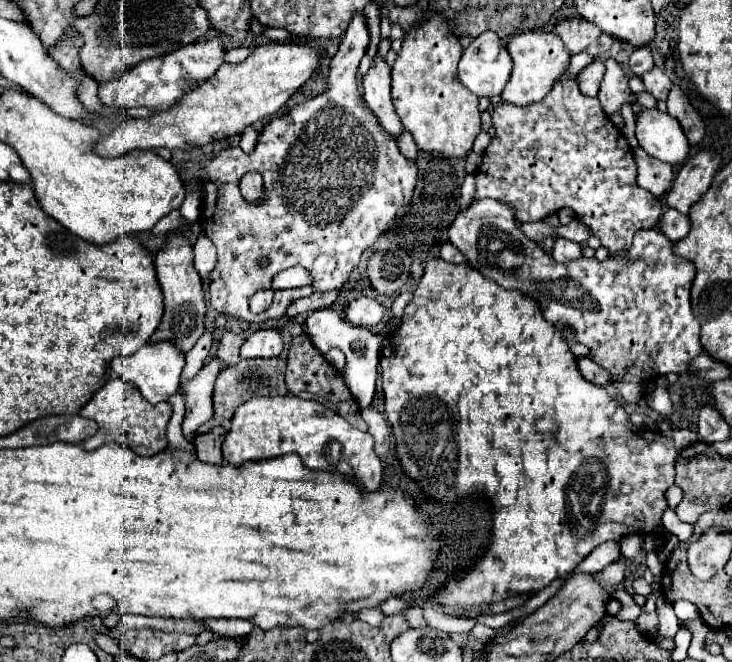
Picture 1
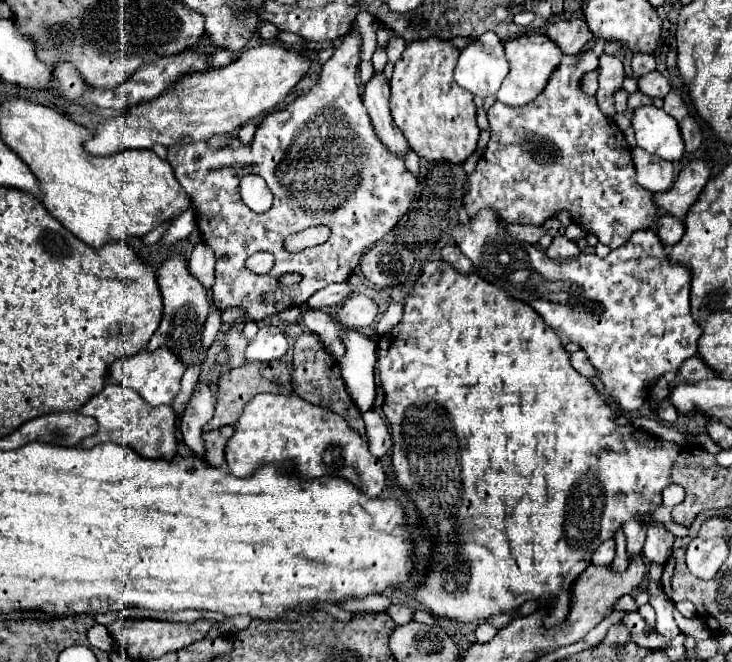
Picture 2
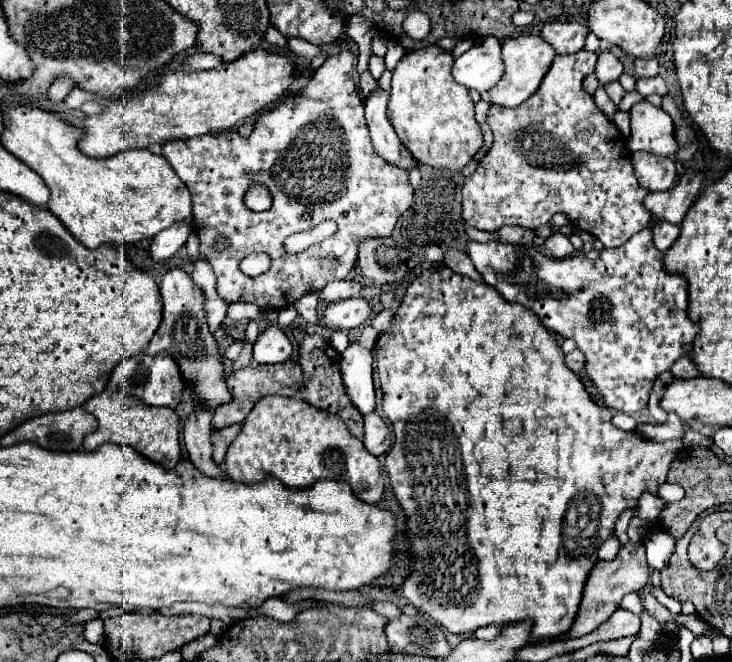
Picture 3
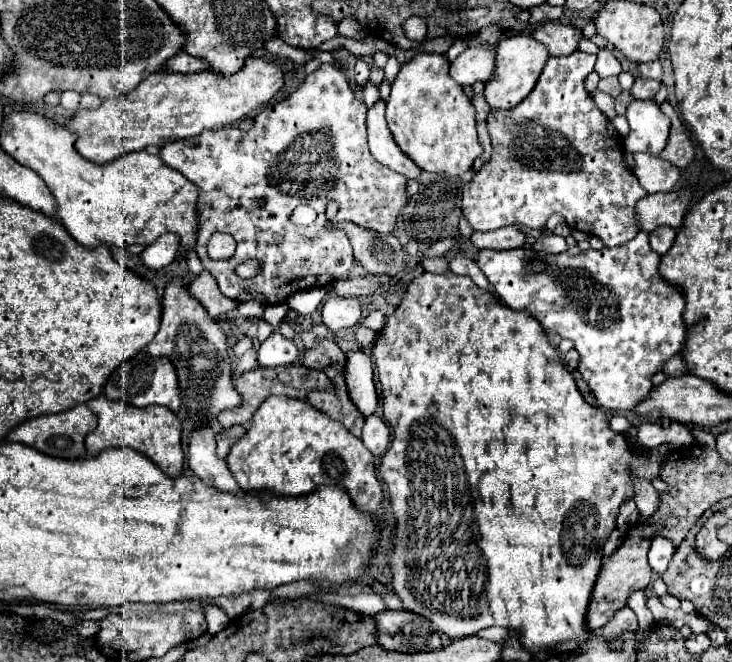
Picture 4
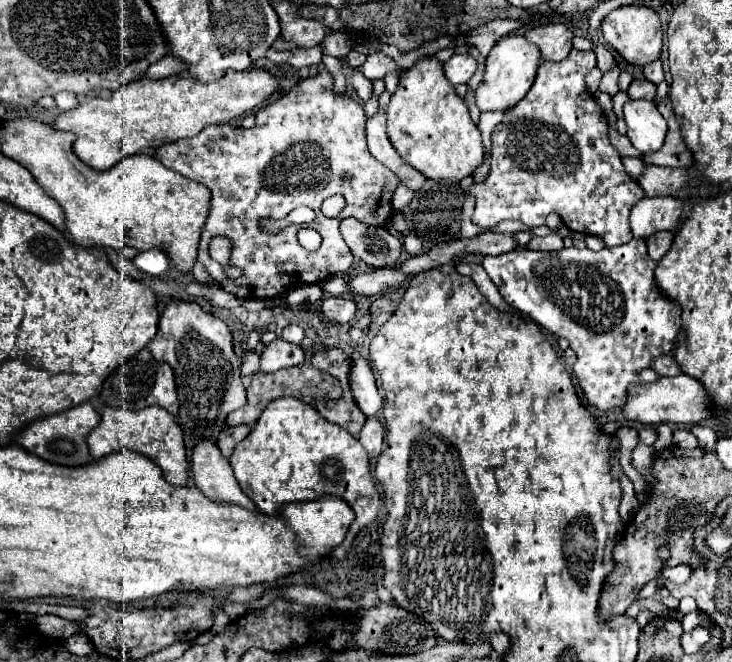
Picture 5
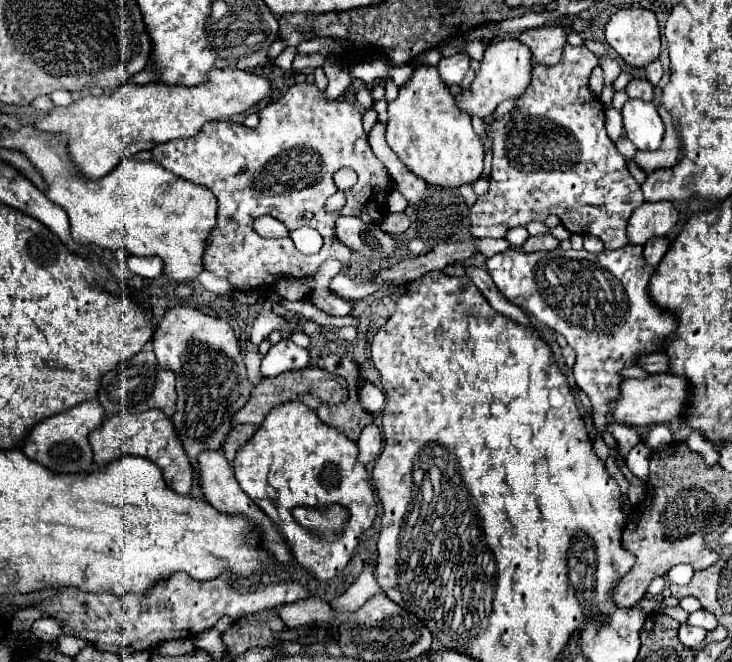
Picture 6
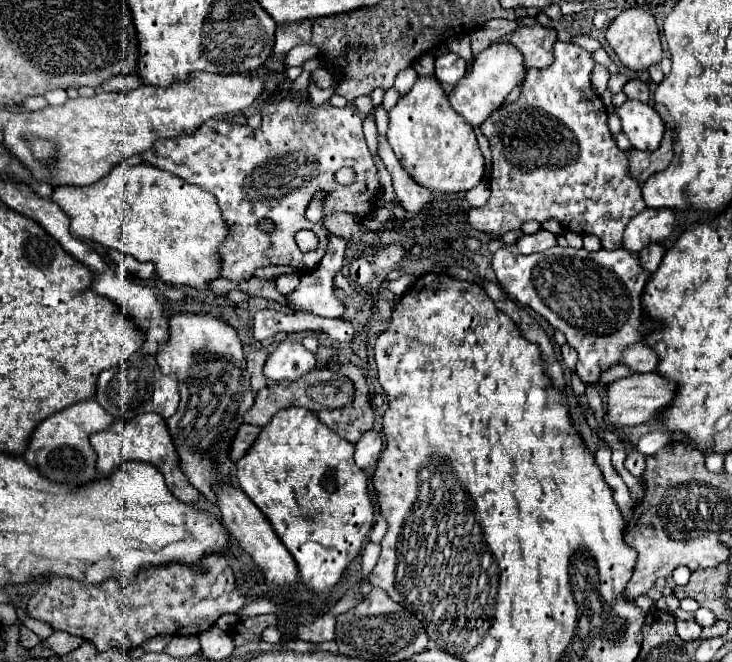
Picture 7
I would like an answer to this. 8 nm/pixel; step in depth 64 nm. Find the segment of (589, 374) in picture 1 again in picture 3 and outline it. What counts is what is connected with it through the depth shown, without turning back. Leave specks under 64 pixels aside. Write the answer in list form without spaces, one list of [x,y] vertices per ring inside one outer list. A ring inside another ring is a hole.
[[[574,350],[574,352],[566,354],[566,364],[568,364],[574,372],[582,372],[582,370],[584,370],[584,364],[586,364],[584,354],[582,354],[580,350]]]

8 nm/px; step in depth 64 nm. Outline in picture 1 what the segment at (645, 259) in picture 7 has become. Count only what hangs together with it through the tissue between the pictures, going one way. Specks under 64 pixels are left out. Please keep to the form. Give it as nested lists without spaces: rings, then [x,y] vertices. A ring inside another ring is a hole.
[[[674,208],[666,210],[660,218],[660,232],[664,232],[672,242],[682,240],[690,232],[690,218],[688,214],[676,212]]]

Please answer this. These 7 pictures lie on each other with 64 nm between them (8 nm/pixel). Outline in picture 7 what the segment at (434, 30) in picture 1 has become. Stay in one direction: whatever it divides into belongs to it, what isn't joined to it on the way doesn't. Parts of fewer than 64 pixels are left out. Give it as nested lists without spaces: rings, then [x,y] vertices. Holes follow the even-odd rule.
[[[418,76],[408,94],[390,110],[388,144],[404,170],[422,186],[438,192],[460,192],[480,184],[484,174],[484,156],[480,152],[472,126],[450,106],[448,94],[436,76]]]

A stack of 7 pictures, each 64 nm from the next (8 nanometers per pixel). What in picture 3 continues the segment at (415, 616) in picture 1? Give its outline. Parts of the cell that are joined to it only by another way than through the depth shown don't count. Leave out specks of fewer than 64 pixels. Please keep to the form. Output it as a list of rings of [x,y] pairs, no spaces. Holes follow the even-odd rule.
[[[378,602],[378,604],[374,606],[374,610],[376,610],[378,614],[382,614],[382,616],[386,616],[388,620],[390,620],[390,618],[396,618],[396,616],[402,616],[402,610],[400,610],[394,602]]]

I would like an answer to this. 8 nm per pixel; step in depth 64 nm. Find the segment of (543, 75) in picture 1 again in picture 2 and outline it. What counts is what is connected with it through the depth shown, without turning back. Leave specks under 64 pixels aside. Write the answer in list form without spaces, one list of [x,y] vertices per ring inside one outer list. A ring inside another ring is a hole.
[[[524,34],[524,36],[504,42],[504,48],[506,48],[506,58],[510,62],[510,74],[500,86],[496,98],[508,106],[528,104],[546,88],[552,72],[558,68],[564,54],[560,52],[558,44],[550,40],[546,34]]]

